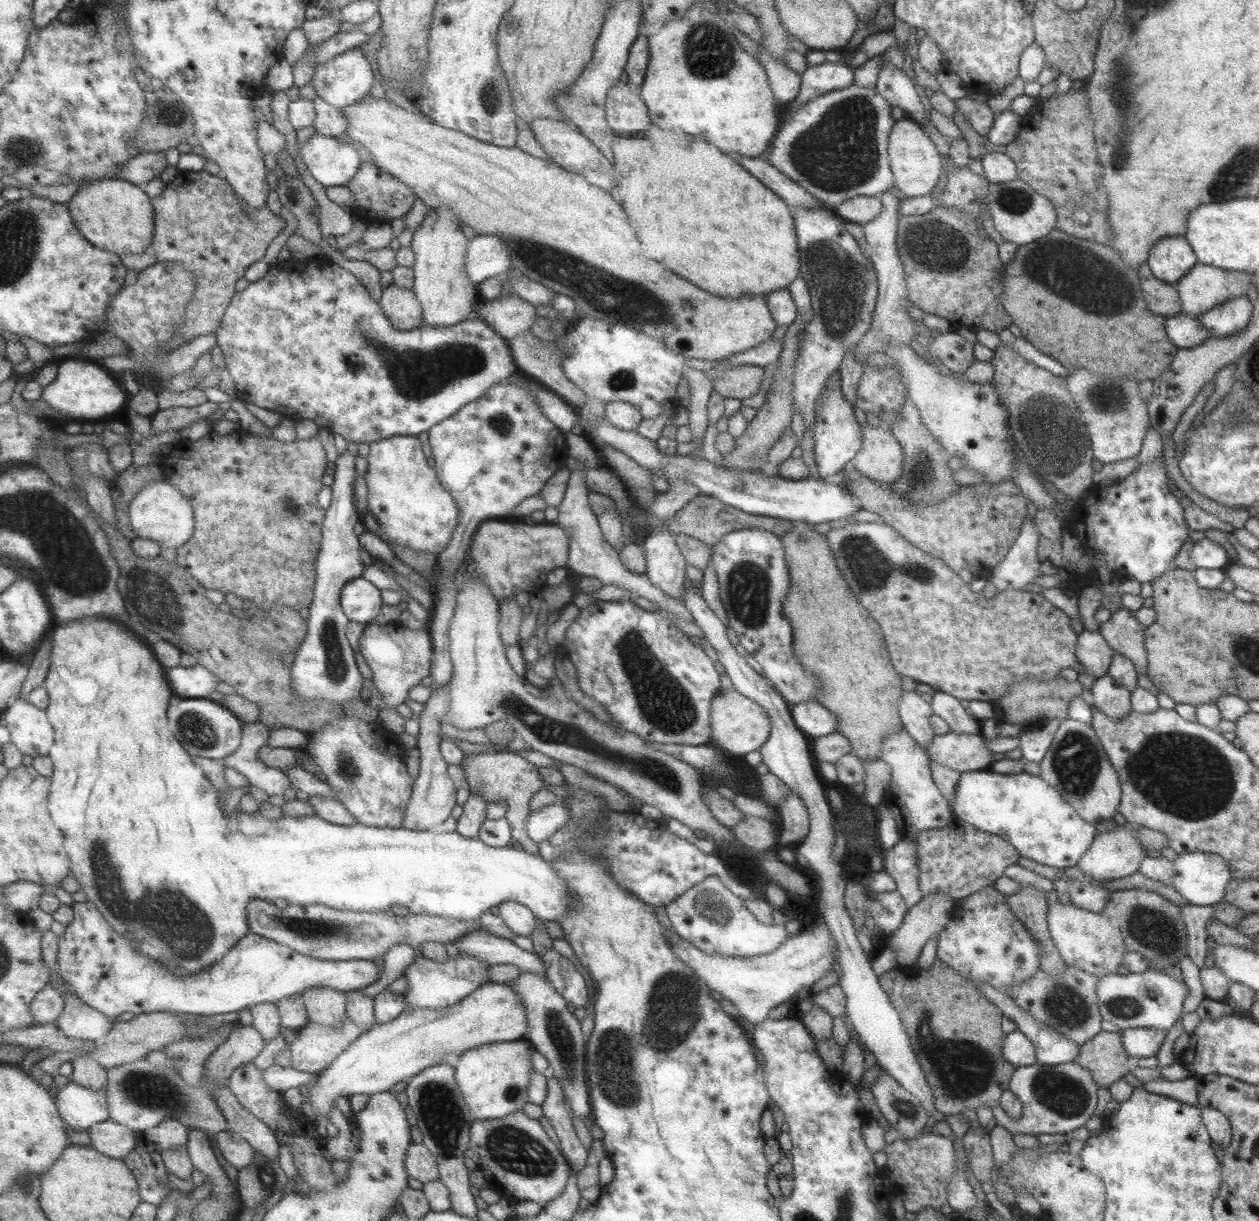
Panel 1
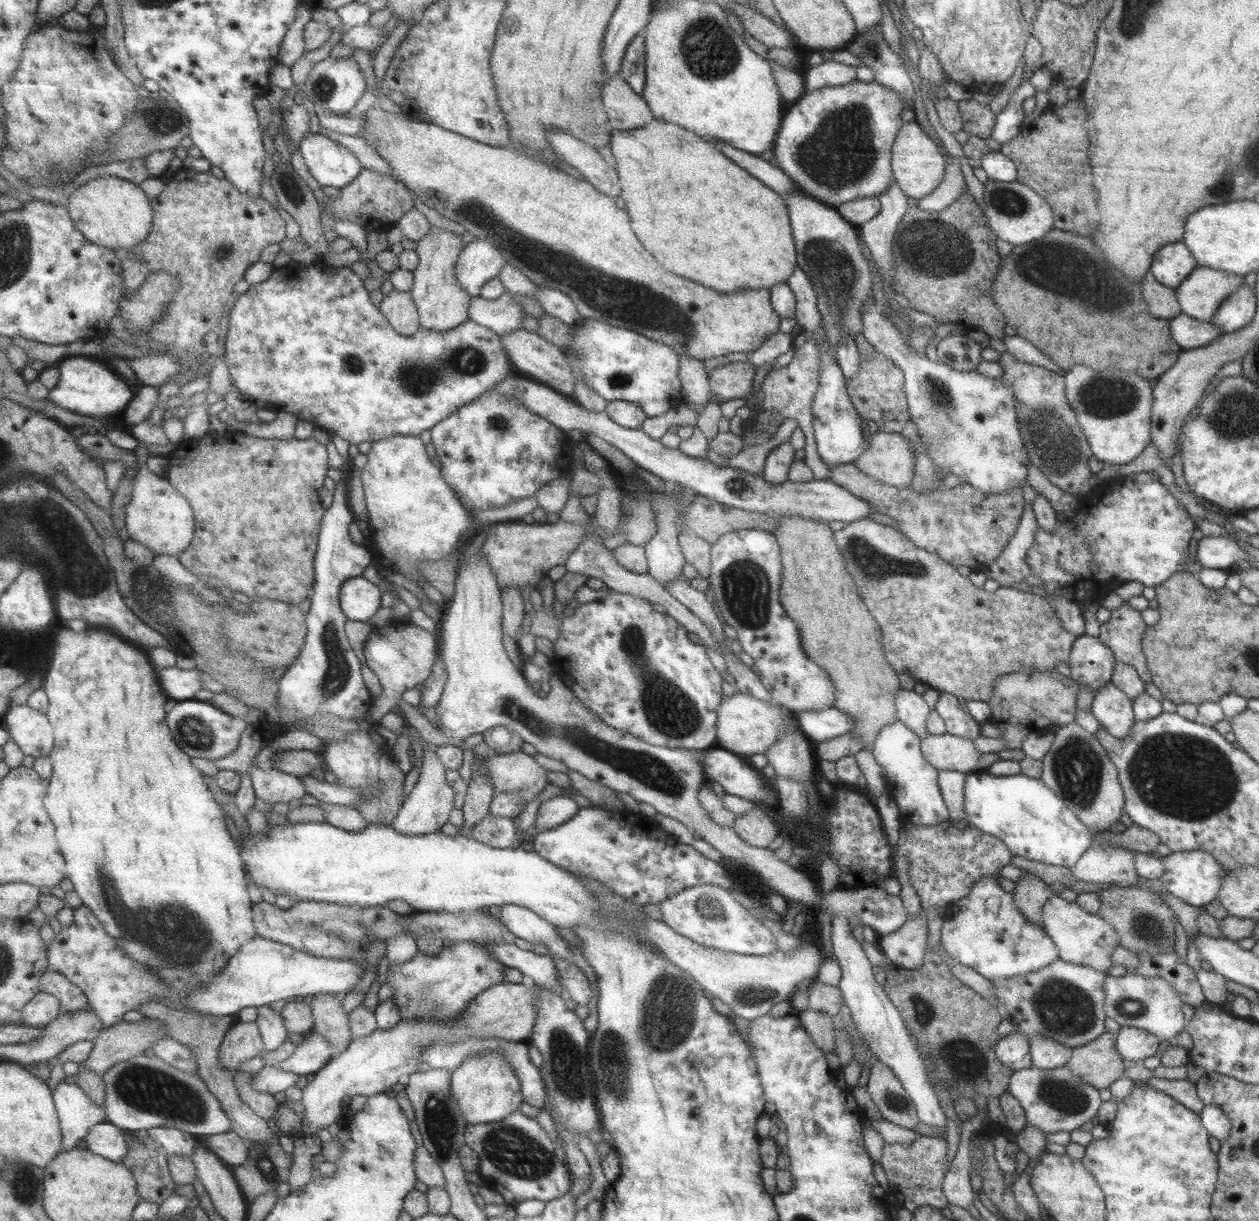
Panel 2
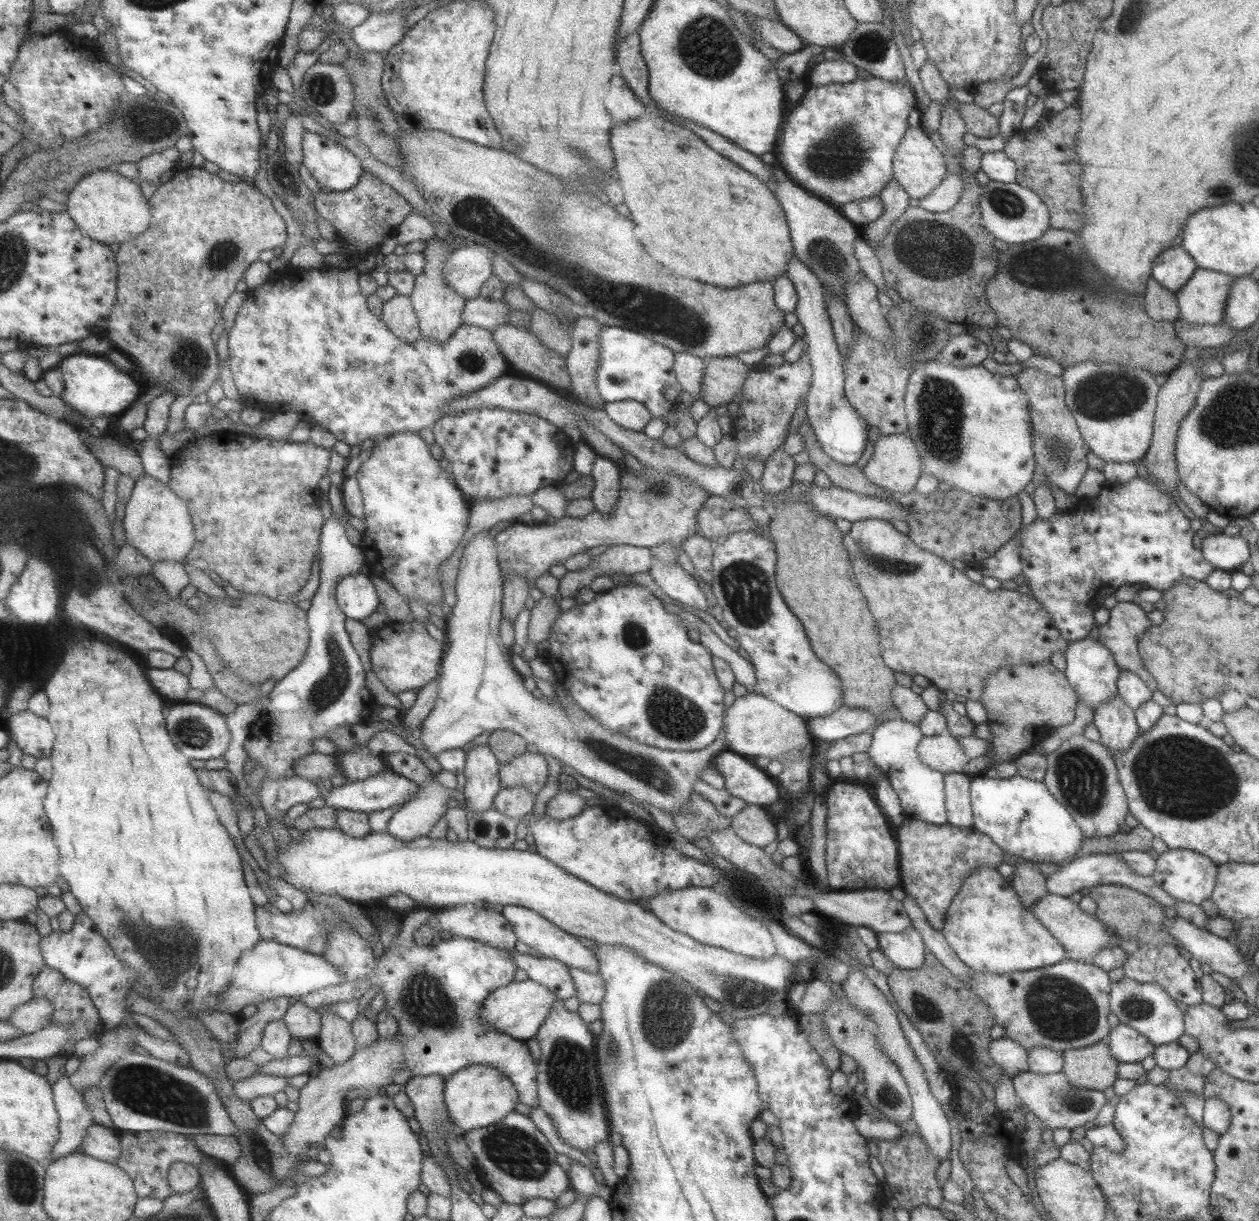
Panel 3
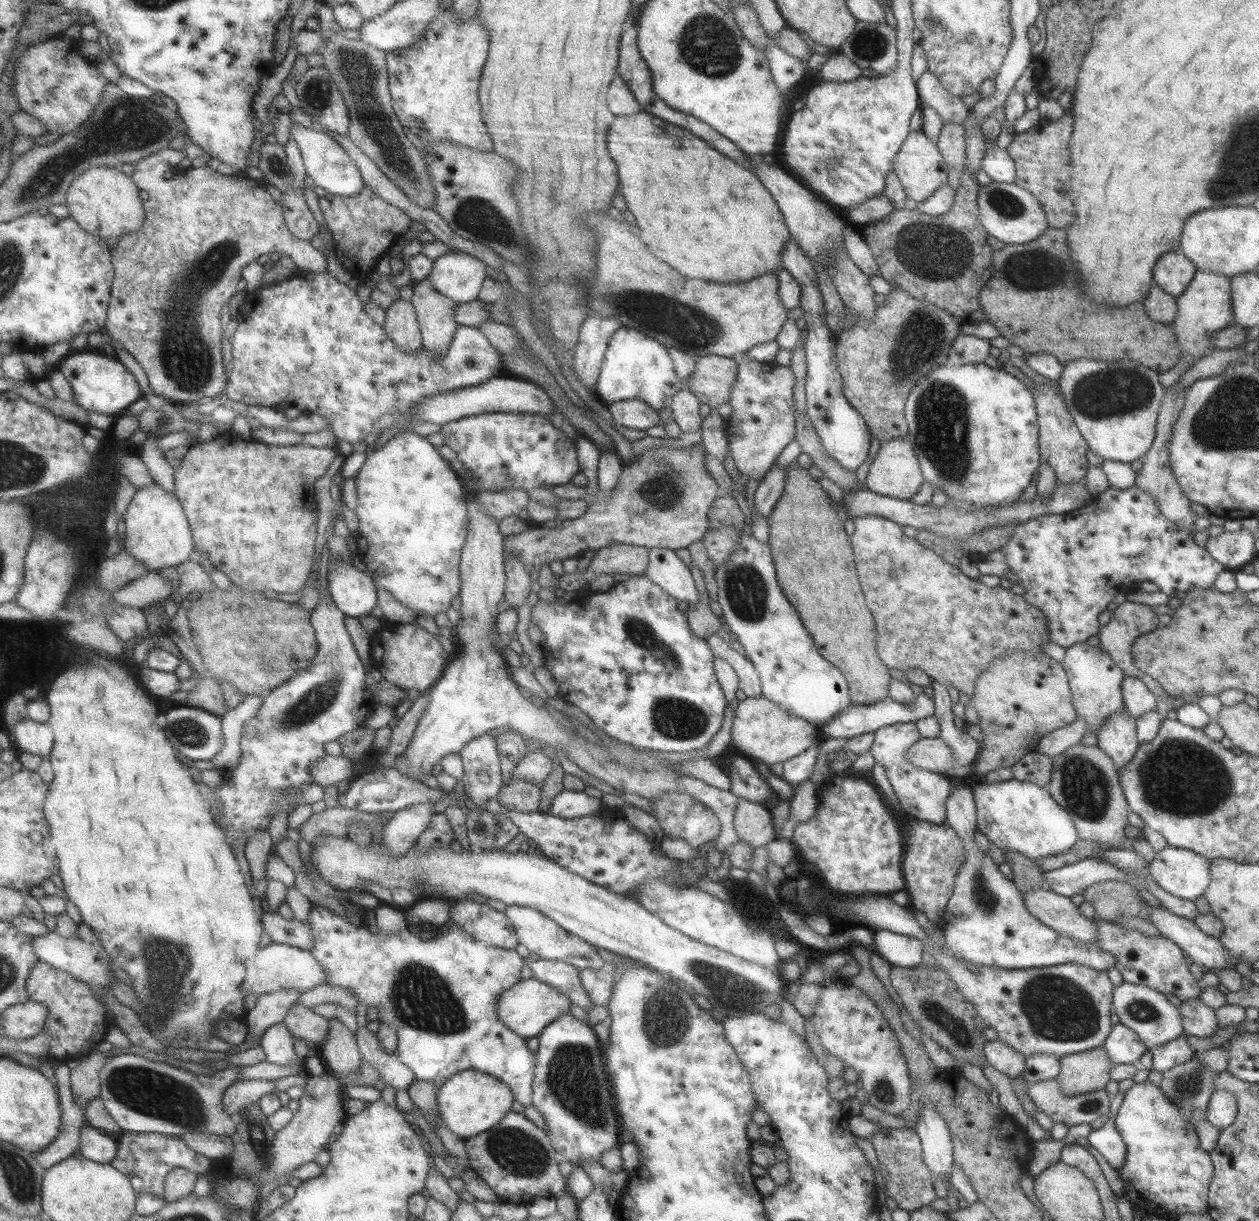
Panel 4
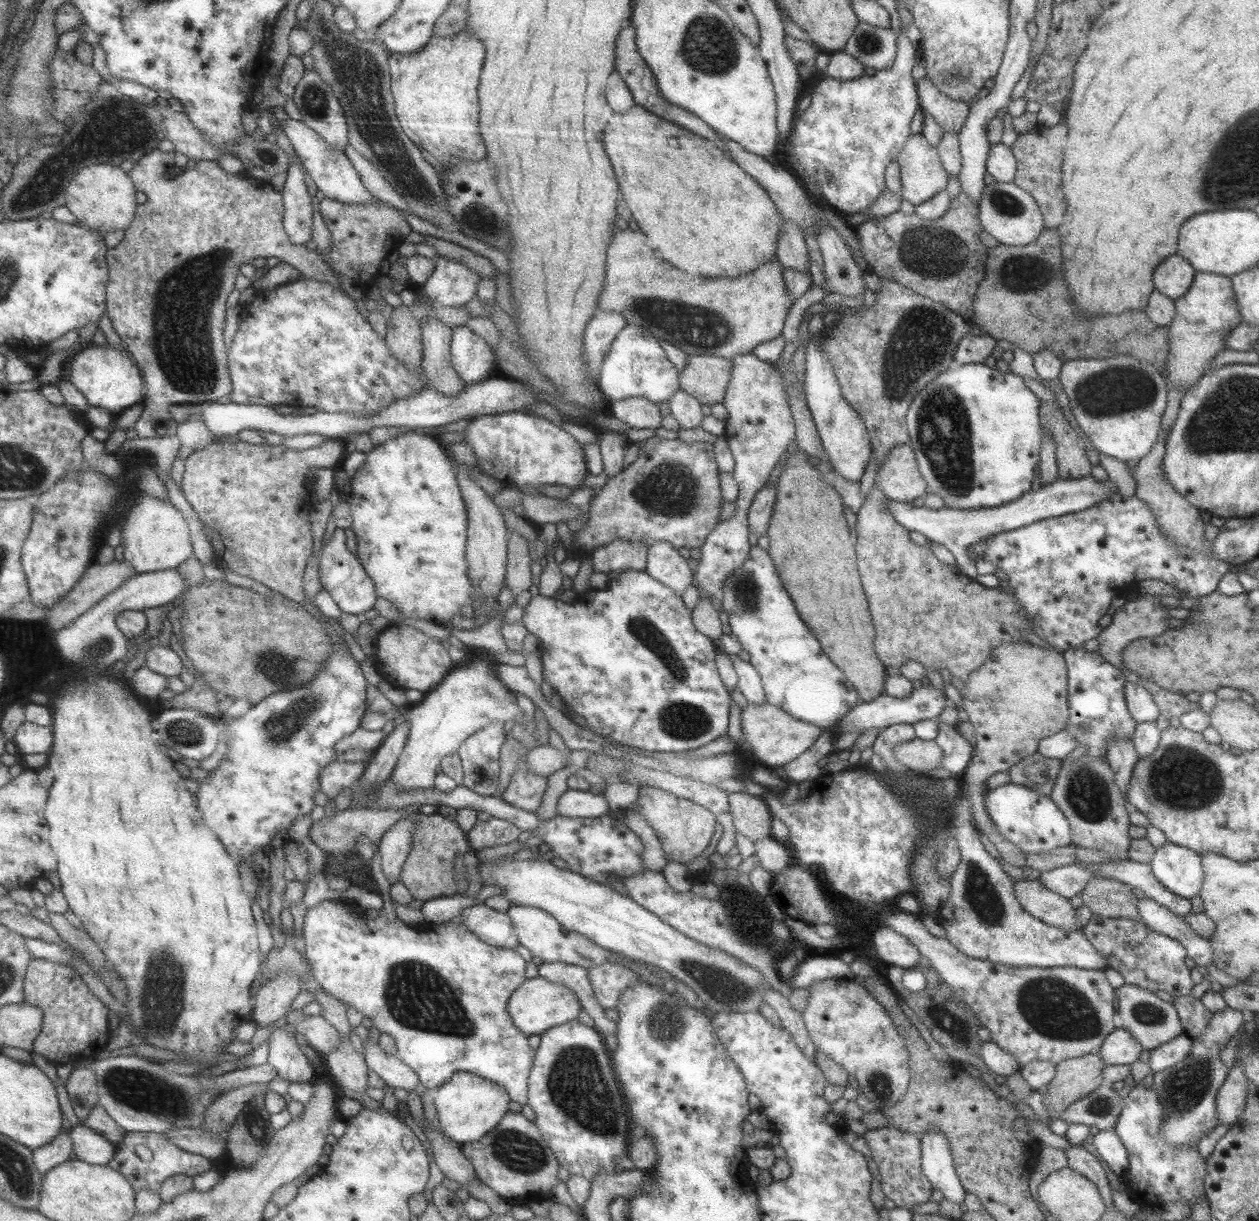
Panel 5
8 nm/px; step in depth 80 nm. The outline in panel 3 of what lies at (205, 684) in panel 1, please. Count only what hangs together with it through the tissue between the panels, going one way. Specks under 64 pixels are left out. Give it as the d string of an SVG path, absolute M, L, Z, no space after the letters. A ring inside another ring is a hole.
M148 668L149 678L159 694L182 702L187 692L192 689L189 674L183 674L175 668Z

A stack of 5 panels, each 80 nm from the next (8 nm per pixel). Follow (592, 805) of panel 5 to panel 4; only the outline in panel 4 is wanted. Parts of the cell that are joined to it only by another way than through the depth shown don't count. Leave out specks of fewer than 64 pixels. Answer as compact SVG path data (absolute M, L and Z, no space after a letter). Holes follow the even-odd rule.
M563 789L550 801L548 812L559 818L587 816L602 808L603 802L599 798L589 797L587 794Z

